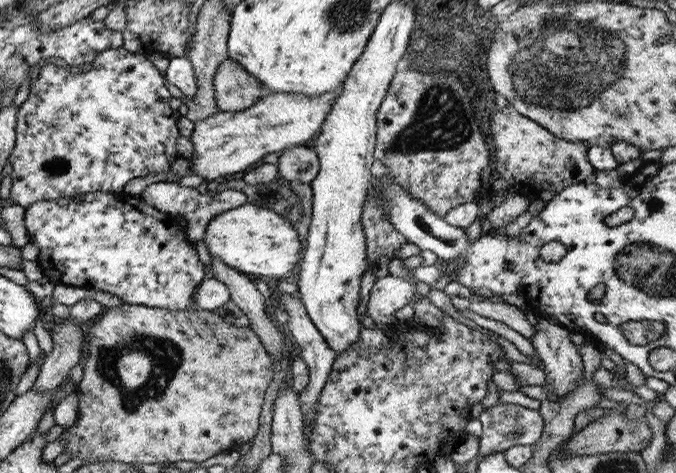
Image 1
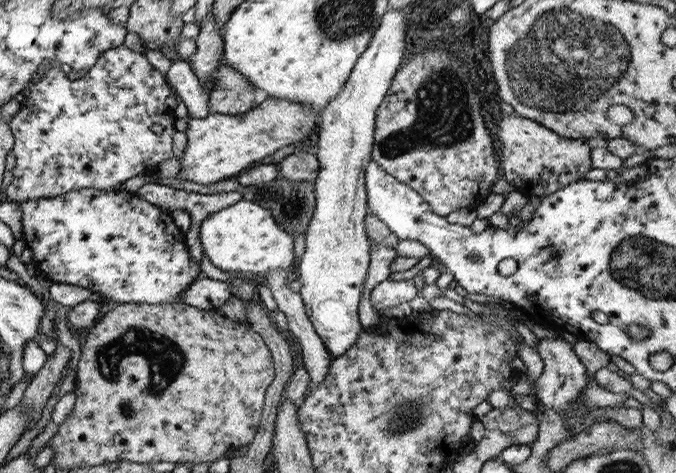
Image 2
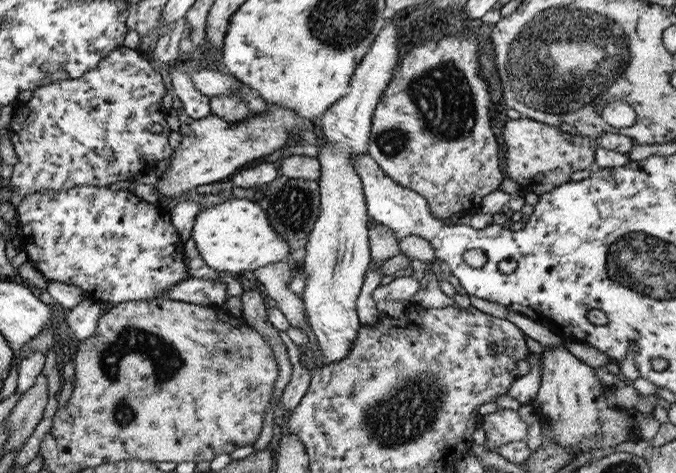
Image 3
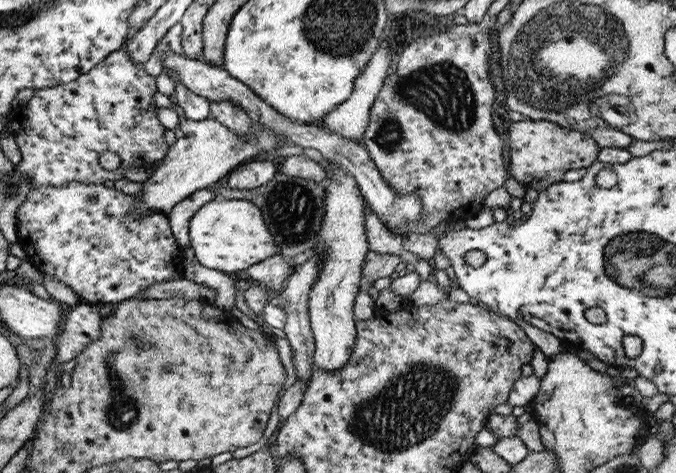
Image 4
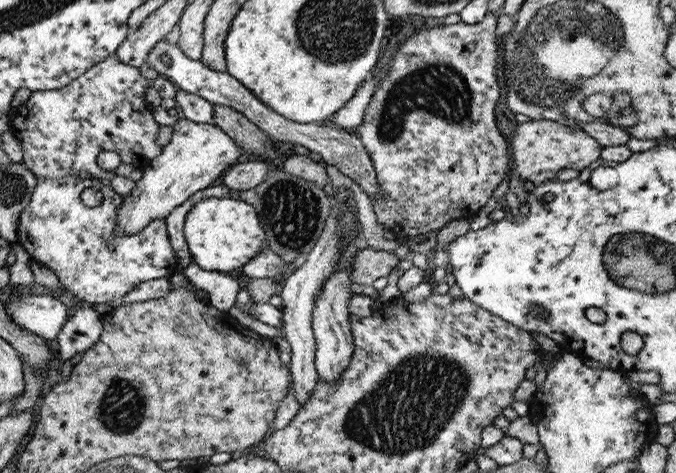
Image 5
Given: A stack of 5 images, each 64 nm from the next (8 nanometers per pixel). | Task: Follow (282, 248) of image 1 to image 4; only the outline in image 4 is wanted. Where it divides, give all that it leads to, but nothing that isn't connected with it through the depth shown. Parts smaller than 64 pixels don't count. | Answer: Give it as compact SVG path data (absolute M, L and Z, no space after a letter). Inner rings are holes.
M213 199L199 205L188 221L187 236L195 260L222 273L245 270L251 264L278 255L271 234L265 228L260 211L247 200Z

